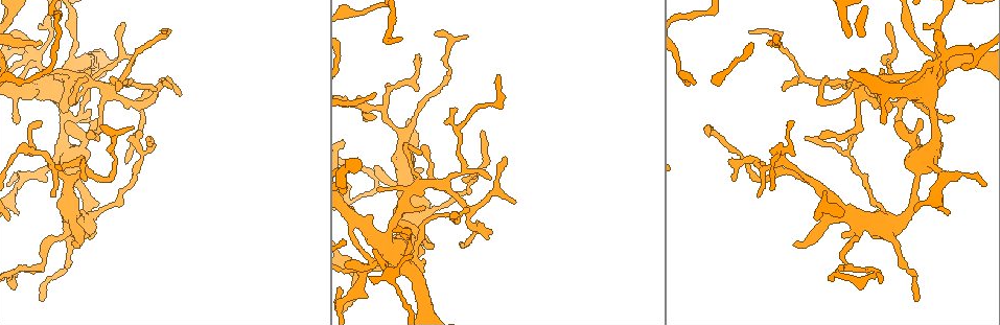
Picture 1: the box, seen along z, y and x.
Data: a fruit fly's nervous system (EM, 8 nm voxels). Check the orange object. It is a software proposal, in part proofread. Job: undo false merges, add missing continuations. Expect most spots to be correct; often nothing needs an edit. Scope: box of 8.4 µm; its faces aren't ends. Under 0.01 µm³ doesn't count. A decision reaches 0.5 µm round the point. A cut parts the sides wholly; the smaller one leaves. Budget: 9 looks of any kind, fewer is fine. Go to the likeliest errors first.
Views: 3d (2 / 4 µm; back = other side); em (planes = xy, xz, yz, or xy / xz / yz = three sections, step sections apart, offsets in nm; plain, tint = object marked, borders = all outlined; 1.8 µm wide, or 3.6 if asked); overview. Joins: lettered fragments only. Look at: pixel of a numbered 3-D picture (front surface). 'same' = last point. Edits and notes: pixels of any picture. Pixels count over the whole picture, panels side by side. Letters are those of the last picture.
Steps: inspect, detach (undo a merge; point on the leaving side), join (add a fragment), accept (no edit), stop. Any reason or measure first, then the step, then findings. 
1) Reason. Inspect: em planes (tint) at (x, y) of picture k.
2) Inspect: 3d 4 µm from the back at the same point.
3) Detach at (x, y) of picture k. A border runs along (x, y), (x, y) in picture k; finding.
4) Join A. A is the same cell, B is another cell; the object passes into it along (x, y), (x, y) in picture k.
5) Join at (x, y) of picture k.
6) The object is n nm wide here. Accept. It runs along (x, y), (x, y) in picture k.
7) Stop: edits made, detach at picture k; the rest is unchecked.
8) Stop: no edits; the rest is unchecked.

Inspect: 3d 2 µm at (750, 32) of picture 1.

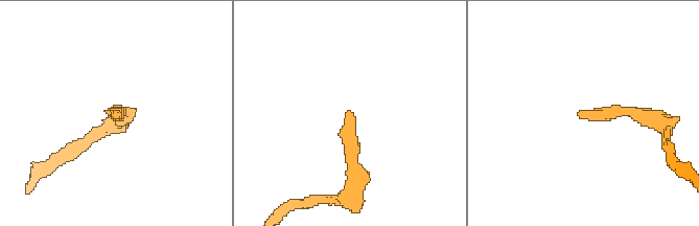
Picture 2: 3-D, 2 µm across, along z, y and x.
Need the tissue. Inspect: em yz step 16 (borders) at (581, 117) of picture 2.

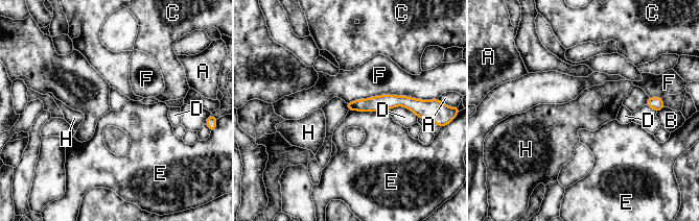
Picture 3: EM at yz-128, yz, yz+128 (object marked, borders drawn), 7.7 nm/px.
The object is 110 nm wide here. Accept. A, B, C, D, E, F and H are other cells; a border runs along (349, 109), (387, 111) in picture 3; no lettered fragment goes on from it.

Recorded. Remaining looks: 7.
Free end. Inspect: em planes (borders) at (951, 116) of picture 1.

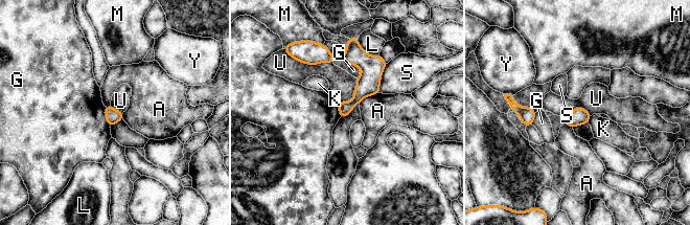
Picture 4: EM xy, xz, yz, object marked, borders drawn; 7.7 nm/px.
Accept. A, G, K, L, M, S, U and Y are other cells; a border runs along (296, 59), (307, 64), (332, 63) in picture 4; none of them fits.

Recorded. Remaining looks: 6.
Inspect: em 3.6 µm xz step 16 (borders) at (418, 219) of picture 1.

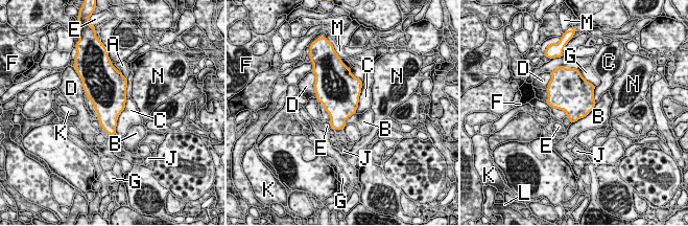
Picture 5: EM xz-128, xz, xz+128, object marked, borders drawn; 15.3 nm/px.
Accept. A, B, C, D, E, F, G, J, K, L, M and N are other cells; a border runs along (596, 103), (585, 116), (571, 123) in picture 5; one neuron here.

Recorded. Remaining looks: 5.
Touches itself. Inspect: 3d 2 µm at (348, 203) of picture 1.

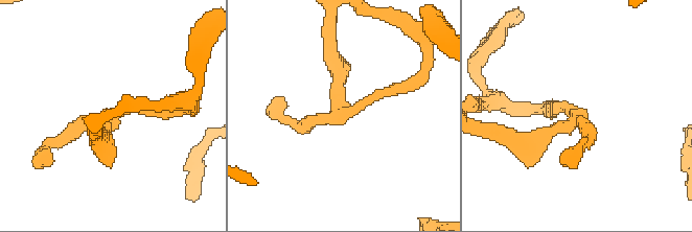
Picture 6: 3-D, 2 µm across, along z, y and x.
Inspect: em xy step 8 (tint) at (578, 113) of picture 6.

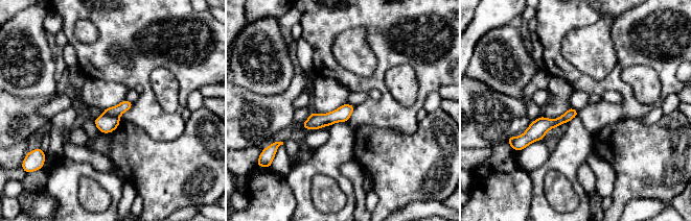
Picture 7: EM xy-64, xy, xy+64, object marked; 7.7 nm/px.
Cut it another way. Inspect: em planes (borders) at the same point.

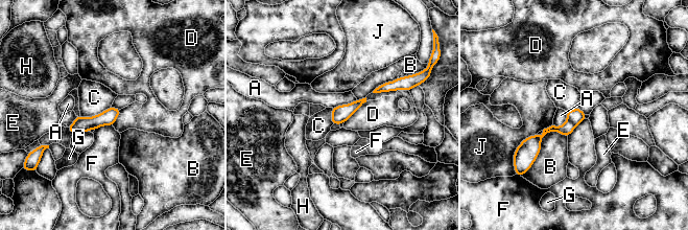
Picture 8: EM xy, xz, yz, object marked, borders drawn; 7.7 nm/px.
Accept. A, B, C, D, E, F, G, H and J are other cells; one neuron here.

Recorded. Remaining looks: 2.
Stop: no edits; the rest is unchecked.

